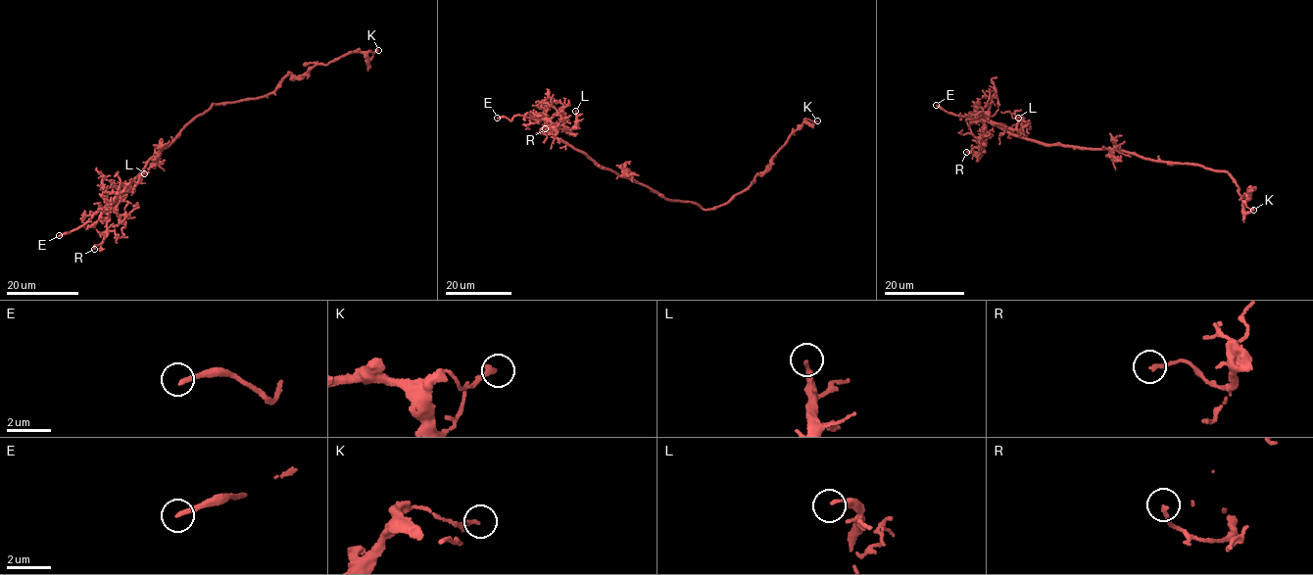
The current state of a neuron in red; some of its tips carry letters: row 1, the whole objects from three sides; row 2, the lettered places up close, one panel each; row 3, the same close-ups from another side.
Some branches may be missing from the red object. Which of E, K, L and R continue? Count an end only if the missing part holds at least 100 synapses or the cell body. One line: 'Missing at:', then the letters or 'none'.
Missing at: E

